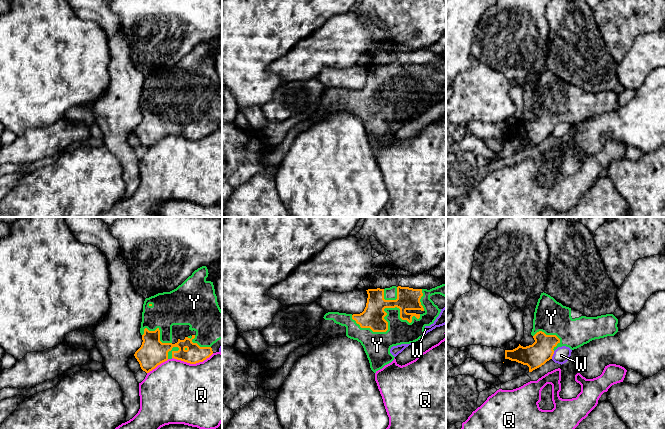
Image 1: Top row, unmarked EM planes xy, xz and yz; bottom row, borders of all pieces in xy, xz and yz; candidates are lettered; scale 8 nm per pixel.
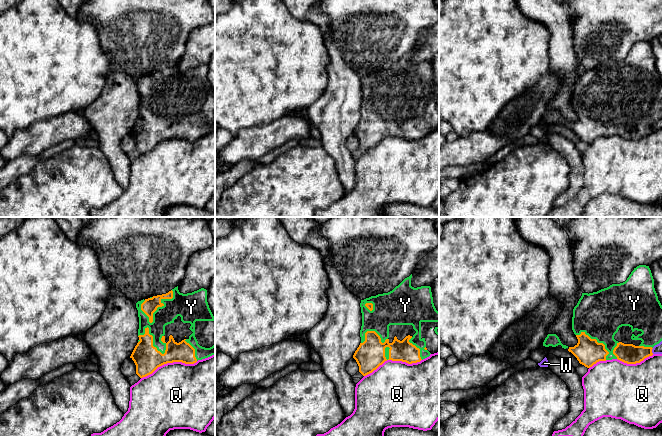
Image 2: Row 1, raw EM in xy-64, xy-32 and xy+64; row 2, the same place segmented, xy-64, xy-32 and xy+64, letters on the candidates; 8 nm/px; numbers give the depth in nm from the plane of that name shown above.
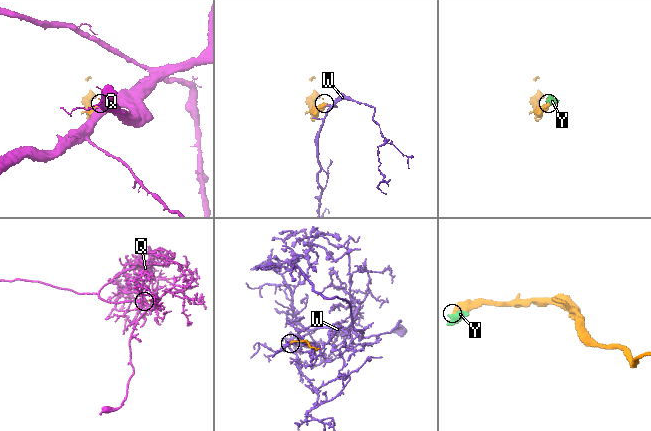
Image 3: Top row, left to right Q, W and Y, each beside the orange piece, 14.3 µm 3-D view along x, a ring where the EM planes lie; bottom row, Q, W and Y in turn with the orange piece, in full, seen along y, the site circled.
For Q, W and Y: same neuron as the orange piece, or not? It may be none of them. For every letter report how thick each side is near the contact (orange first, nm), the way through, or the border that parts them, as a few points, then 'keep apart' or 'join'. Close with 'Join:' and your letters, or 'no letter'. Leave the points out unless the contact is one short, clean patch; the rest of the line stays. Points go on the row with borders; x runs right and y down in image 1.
Q: calibres 150 and 500 nm; keep apart
W: calibres 190 and 130 nm; keep apart
Y: calibres 180 and 220 nm; join
Join: Y

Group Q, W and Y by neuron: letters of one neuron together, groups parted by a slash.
Q / W / Y

